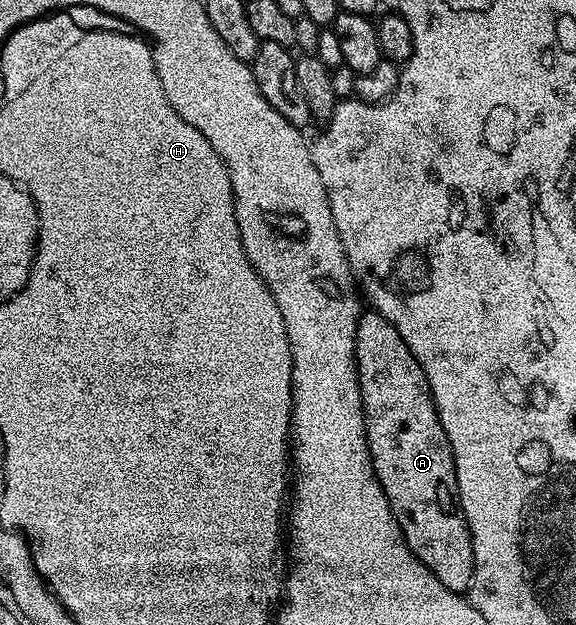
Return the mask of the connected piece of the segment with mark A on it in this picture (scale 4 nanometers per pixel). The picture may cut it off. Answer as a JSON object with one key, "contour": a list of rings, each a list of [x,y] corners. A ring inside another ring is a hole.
{"contour":[[[375,311],[361,313],[355,334],[355,354],[371,462],[387,494],[387,502],[403,530],[407,546],[417,555],[419,562],[423,562],[423,566],[427,566],[427,570],[431,570],[431,574],[447,586],[447,590],[468,593],[475,570],[473,543],[461,500],[457,496],[453,447],[441,425],[427,378],[411,350],[407,350],[407,342],[399,338],[399,330]]]}

